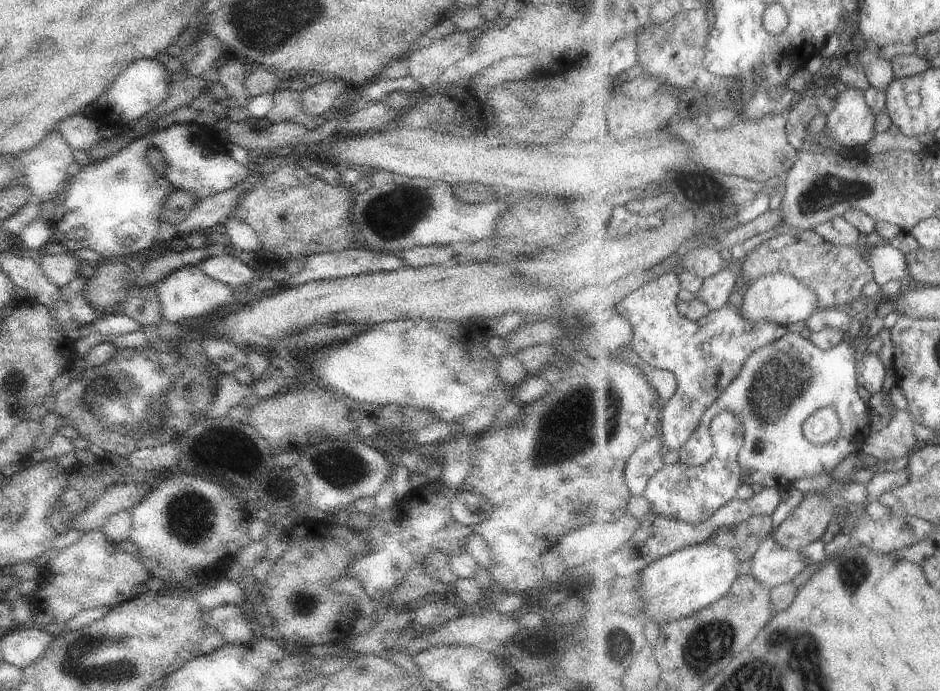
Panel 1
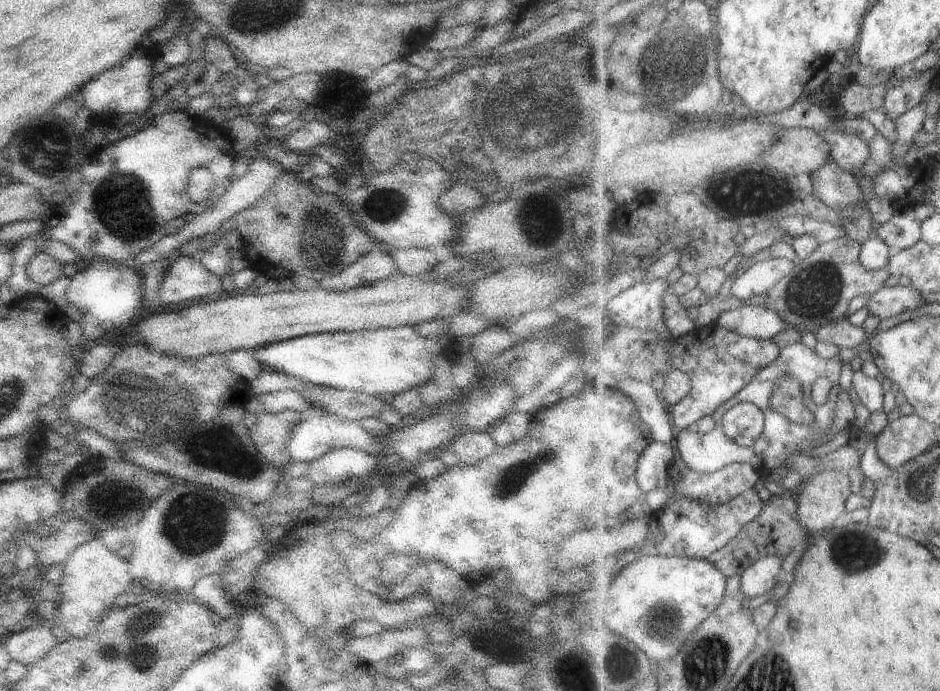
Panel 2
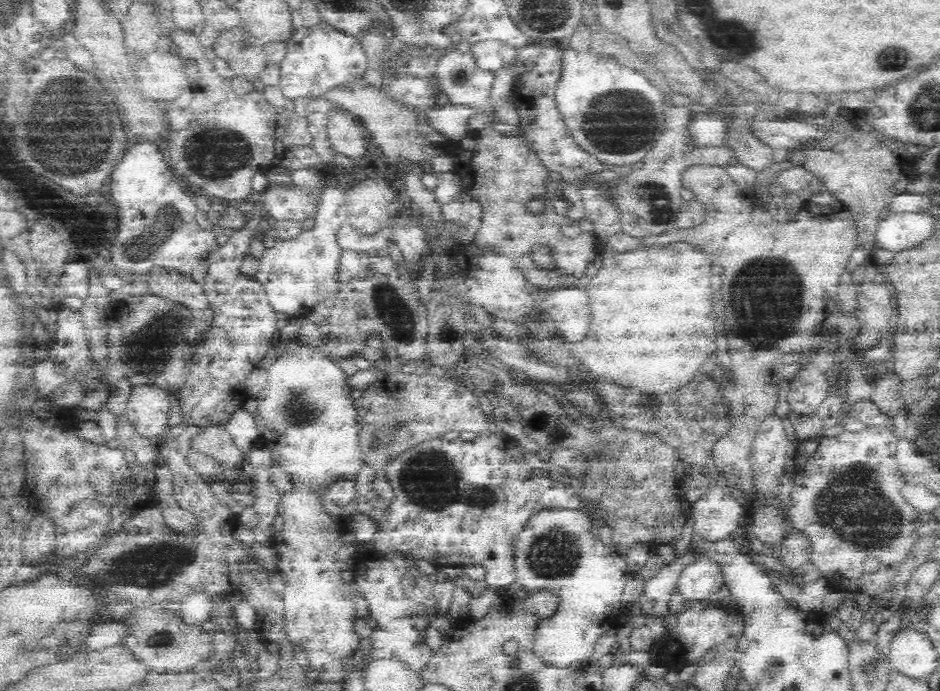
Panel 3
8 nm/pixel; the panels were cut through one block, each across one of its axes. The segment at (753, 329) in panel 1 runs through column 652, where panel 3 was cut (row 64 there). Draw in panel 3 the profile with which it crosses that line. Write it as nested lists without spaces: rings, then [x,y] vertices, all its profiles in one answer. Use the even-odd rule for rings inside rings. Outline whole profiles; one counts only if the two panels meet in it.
[[[324,21],[314,28],[298,28],[287,41],[287,52],[280,63],[279,87],[286,98],[320,98],[345,82],[362,78],[368,69],[367,54],[360,41],[338,32]]]

